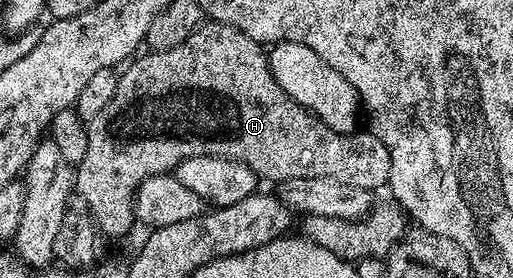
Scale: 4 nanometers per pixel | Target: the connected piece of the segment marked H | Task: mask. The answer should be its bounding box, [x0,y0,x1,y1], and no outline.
[75,20,391,238]

